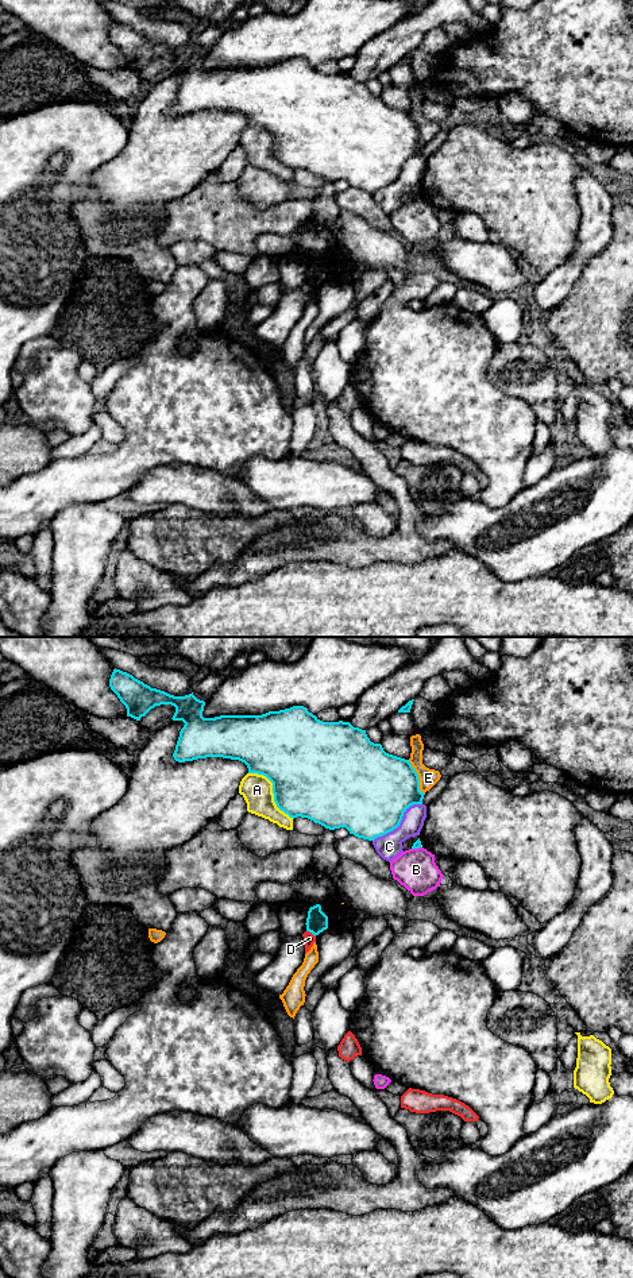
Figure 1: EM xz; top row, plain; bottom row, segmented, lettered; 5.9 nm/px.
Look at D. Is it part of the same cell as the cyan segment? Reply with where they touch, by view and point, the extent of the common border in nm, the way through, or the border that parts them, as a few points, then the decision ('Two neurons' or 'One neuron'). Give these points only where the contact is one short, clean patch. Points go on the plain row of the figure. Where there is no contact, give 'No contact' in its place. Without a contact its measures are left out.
Touches cyan at xz (311, 284). Shared border 70 nm. Boundary: xz (307, 282), (315, 289). Two neurons

